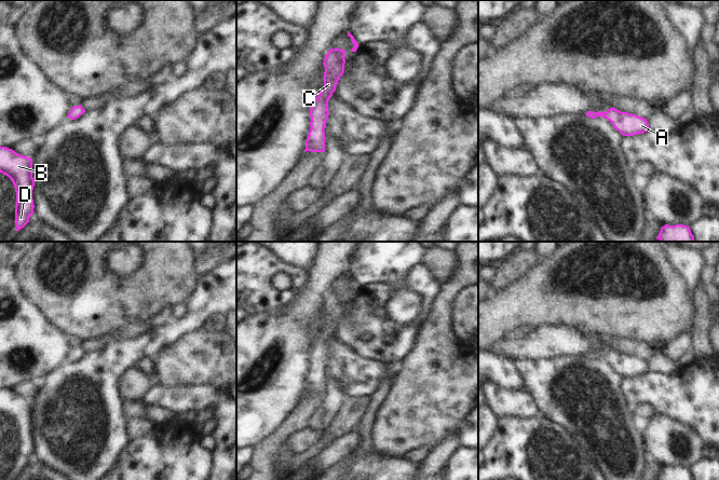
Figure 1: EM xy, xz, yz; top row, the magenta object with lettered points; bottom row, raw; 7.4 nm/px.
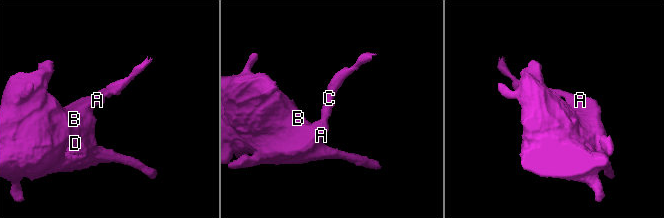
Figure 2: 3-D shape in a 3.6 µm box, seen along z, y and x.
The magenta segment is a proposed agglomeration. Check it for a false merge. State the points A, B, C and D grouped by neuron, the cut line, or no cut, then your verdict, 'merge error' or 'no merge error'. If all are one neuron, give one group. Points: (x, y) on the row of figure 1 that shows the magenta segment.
A B C D; no cut; no merge error

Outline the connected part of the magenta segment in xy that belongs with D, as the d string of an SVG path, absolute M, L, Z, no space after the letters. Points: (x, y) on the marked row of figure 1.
M0 147L0 173L8 176L15 188L15 225L16 231L23 229L33 214L32 159L21 155L6 147Z

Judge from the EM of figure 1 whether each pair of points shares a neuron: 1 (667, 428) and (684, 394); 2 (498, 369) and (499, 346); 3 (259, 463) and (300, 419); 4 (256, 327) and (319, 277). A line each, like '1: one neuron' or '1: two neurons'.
1: two neurons
2: two neurons
3: one neuron
4: one neuron

